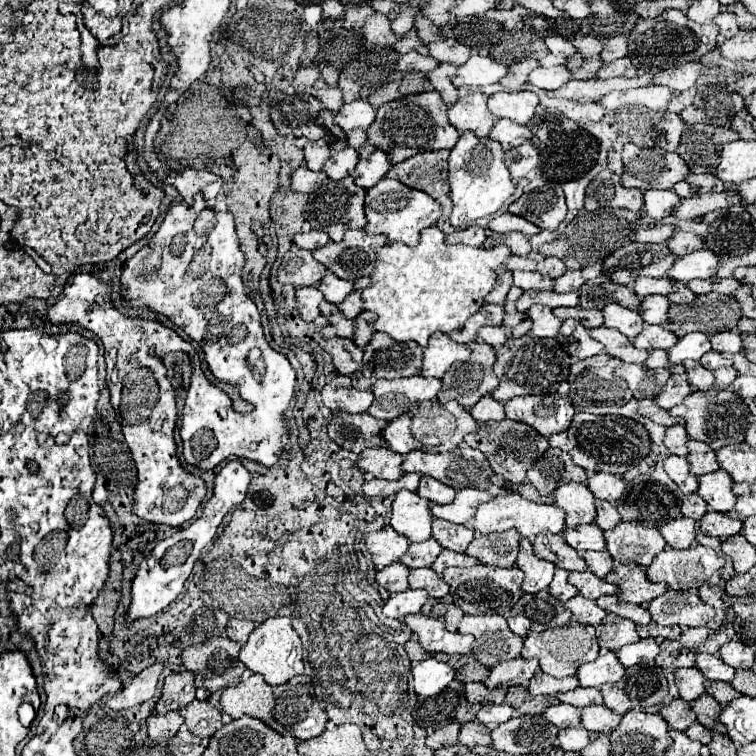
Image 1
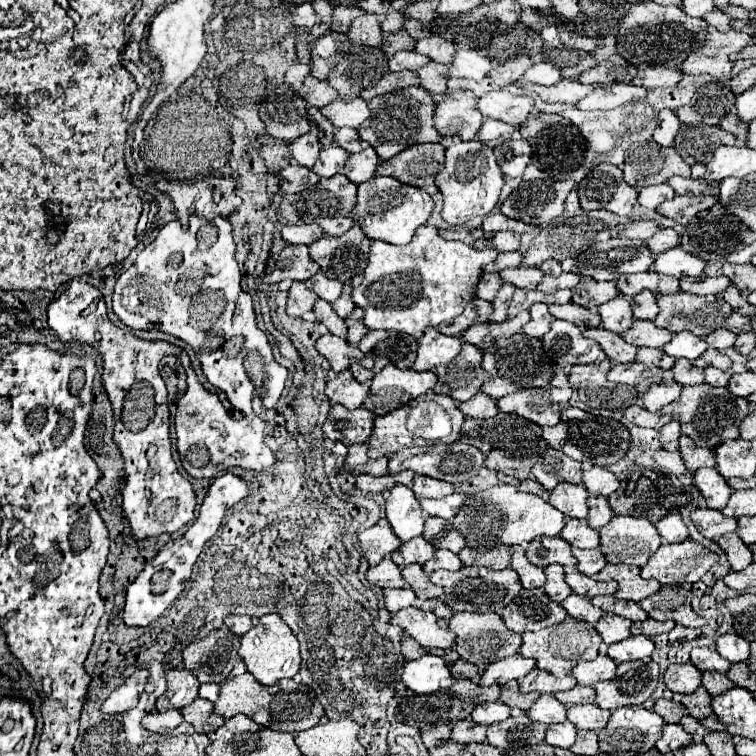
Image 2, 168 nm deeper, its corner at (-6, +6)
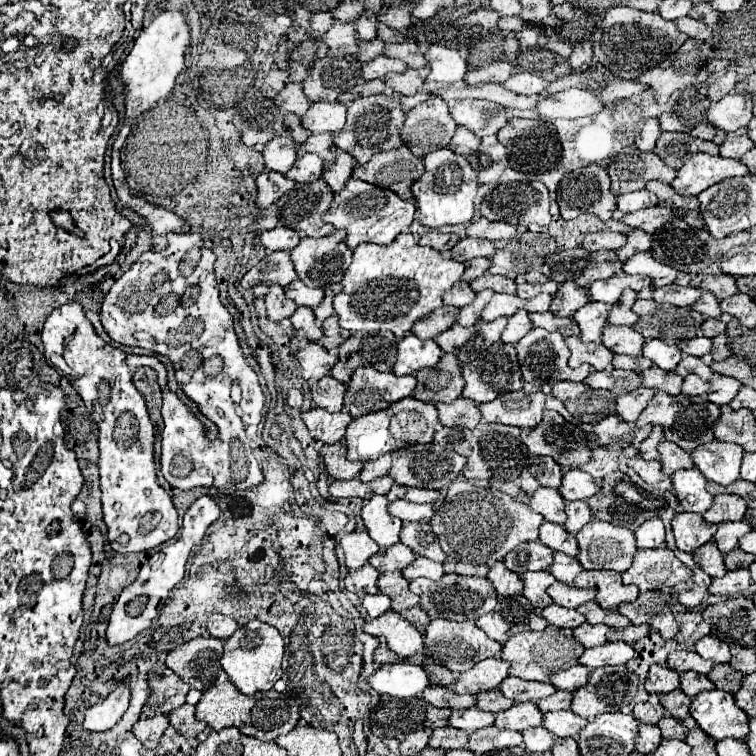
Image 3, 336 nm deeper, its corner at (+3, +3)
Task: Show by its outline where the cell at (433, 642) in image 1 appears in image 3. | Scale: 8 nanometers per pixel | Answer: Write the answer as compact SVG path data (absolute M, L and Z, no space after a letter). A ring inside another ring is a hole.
M386 610L382 616L374 620L366 620L362 630L376 638L384 638L388 648L400 658L412 656L420 652L424 646L422 632L418 632L410 622L406 622L402 614L392 612L392 610Z

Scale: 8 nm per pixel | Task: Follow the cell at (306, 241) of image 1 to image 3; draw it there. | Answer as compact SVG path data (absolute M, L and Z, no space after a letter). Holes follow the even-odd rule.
M278 226L278 228L272 228L268 232L262 232L260 240L262 240L262 246L266 250L272 250L272 252L274 250L286 250L286 252L290 252L300 242L300 234L292 232L290 228Z

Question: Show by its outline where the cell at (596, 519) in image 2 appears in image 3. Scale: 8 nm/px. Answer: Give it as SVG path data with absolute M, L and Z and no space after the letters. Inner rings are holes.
M570 502L570 504L566 504L564 512L566 512L566 516L568 516L566 522L564 522L564 528L566 528L566 532L570 532L572 536L574 536L584 524L588 524L588 522L592 520L592 514L590 514L590 508L588 508L586 502Z

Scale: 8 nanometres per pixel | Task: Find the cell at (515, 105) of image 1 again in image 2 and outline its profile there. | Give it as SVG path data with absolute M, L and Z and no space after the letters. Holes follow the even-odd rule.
M491 91L479 99L479 111L485 117L501 119L511 125L521 125L535 109L531 95L511 95L509 91Z

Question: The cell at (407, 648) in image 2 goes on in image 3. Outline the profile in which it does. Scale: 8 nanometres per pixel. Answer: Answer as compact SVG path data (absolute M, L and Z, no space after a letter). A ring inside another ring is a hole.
M380 642L380 646L374 650L374 662L378 662L378 664L386 664L386 662L390 664L390 662L400 662L400 660L402 658L398 654L390 652L384 642Z

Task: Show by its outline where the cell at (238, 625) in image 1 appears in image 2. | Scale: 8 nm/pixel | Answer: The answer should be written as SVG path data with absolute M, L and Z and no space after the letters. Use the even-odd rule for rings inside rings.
M229 615L229 617L225 619L225 625L227 625L237 637L241 637L241 635L245 635L245 633L253 627L253 621L251 621L249 615Z

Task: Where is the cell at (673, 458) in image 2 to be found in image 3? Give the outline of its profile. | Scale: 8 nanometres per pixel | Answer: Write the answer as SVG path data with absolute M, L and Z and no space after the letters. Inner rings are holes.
M636 456L636 458L630 458L630 460L628 460L628 466L630 466L646 484L650 484L652 488L672 490L672 480L670 480L670 476L662 474L662 470L660 470L660 460L646 462L646 460L642 460L640 456Z

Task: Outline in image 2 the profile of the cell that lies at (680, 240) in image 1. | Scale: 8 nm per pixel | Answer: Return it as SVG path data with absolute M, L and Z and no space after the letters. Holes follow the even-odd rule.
M659 229L649 241L647 247L657 255L661 251L673 249L675 245L679 245L679 233L675 229Z

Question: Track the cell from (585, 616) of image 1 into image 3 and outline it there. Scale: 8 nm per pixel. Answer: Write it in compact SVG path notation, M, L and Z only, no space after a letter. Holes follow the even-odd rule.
M550 604L546 606L544 610L538 612L544 620L548 620L550 624L558 626L558 628L578 628L580 624L586 622L586 618L582 614L578 614L576 610L570 610L570 608L562 608L558 604Z

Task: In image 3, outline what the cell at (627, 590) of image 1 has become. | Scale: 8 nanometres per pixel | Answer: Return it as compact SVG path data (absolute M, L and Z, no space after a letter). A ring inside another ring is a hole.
M582 570L578 578L574 578L574 586L594 588L598 592L598 606L606 610L616 610L618 604L632 602L638 596L638 588L622 584L620 574L612 570Z

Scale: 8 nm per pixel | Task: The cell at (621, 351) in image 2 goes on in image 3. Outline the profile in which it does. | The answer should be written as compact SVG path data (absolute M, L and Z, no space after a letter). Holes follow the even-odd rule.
M578 336L564 338L566 346L570 348L570 368L578 368L580 364L590 364L594 370L606 370L612 362L612 352L602 346L600 342L582 342Z

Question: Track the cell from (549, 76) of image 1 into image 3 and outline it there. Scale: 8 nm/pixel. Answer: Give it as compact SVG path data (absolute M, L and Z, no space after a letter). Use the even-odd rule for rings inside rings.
M516 72L502 86L514 94L526 94L526 96L540 94L546 90L546 82L530 72Z

